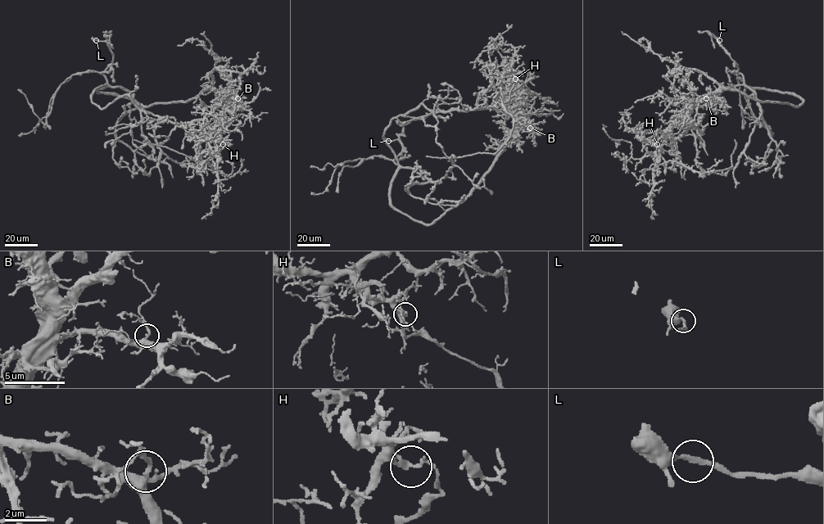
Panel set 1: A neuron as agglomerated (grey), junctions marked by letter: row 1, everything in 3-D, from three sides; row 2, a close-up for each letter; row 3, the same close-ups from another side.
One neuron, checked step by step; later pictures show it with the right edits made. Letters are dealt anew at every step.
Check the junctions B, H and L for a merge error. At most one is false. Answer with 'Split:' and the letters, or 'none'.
Split: H

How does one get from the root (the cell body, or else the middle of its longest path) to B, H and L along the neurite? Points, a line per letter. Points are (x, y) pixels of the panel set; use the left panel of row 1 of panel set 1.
B: (153, 114), (175, 124), (192, 123), (203, 119), (227, 96), (237, 98)
H: (153, 114), (181, 126), (189, 136), (201, 137), (213, 130), (217, 140), (223, 144)
L: (153, 114), (128, 95), (101, 109), (92, 101), (113, 60), (107, 42), (96, 40)

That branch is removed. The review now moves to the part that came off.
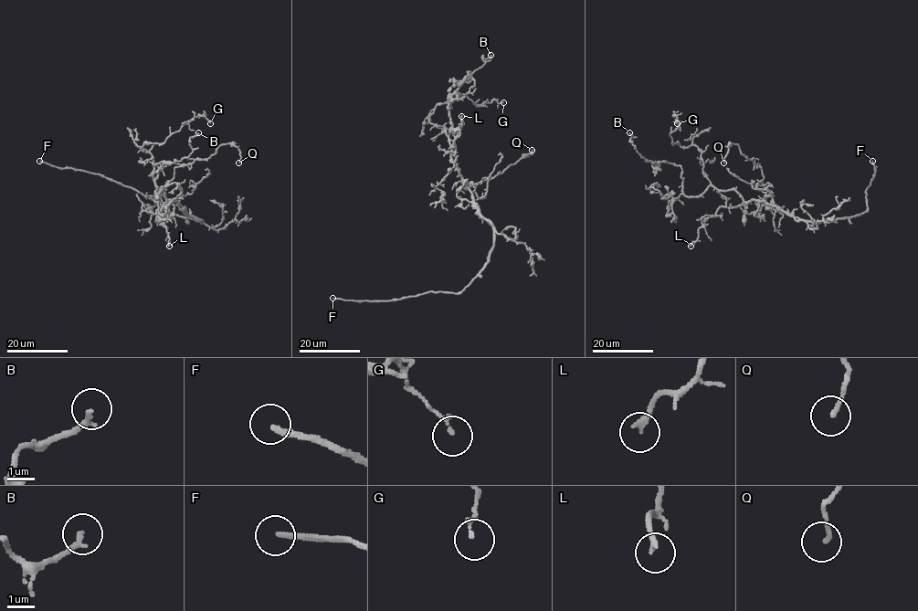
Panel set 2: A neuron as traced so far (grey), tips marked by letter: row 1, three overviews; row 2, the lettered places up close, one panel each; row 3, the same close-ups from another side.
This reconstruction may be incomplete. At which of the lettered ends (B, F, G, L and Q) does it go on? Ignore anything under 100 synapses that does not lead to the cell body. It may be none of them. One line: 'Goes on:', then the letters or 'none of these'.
Goes on: F

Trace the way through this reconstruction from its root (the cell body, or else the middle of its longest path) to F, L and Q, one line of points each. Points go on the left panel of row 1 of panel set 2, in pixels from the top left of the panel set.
F: (184, 211), (201, 222), (173, 215), (135, 190), (99, 174), (58, 168), (39, 161)
L: (184, 211), (171, 200), (161, 205), (161, 221), (166, 228), (169, 246)
Q: (184, 211), (174, 205), (163, 190), (175, 167), (208, 158), (226, 143), (238, 148), (238, 163)

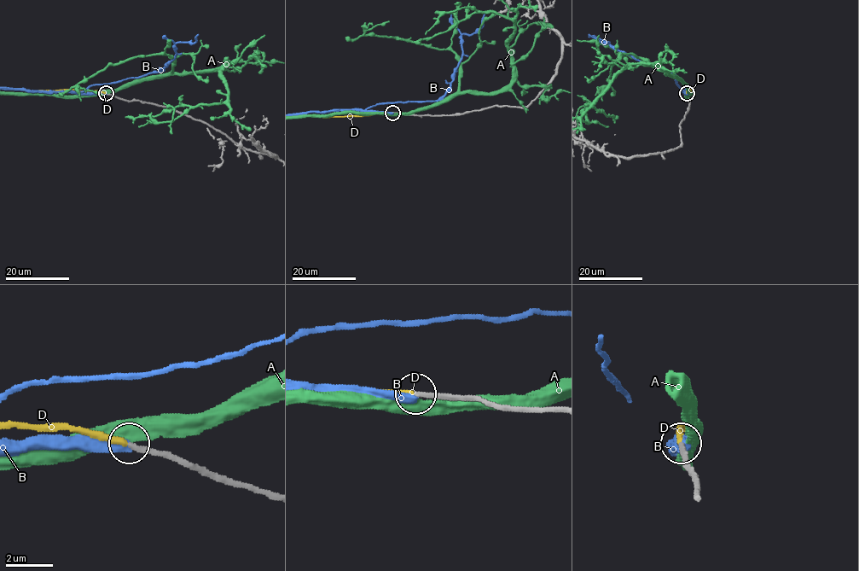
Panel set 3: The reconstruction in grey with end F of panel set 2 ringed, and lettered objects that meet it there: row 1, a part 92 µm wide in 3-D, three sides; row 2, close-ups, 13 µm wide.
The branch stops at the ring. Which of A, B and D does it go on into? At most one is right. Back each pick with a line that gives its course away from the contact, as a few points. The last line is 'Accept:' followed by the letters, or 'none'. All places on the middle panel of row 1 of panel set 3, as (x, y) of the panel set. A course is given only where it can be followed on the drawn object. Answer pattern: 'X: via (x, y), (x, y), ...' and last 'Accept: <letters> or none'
D: via (392, 113), (323, 117)
Accept: D

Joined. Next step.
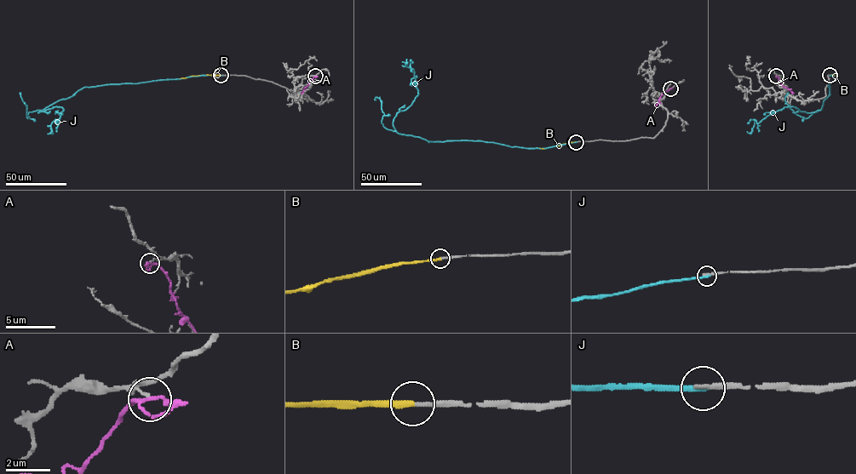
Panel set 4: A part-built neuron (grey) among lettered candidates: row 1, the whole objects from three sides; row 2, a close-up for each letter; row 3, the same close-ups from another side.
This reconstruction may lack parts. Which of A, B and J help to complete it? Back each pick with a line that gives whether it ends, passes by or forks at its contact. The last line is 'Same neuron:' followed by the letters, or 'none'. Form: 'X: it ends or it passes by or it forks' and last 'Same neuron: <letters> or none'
B: it ends
Same neuron: B

